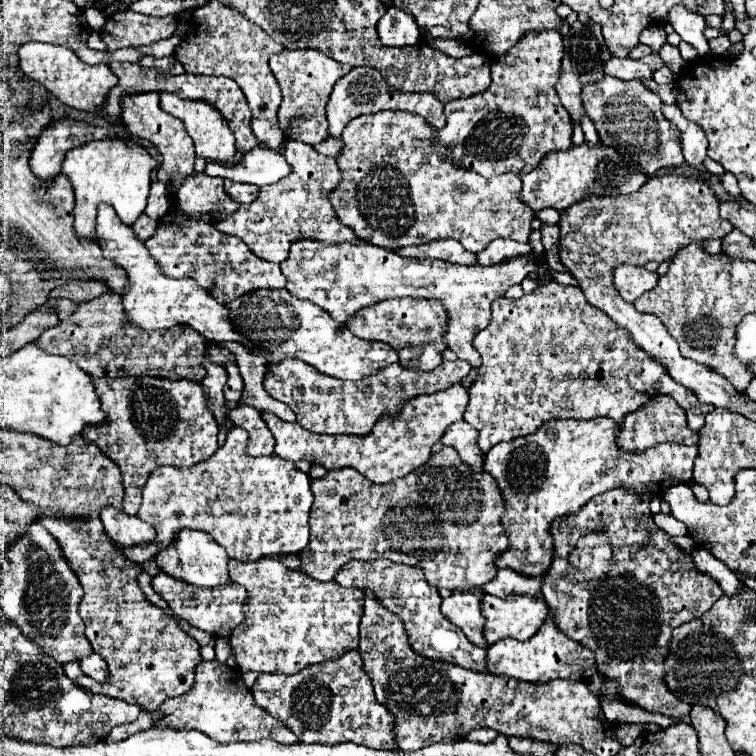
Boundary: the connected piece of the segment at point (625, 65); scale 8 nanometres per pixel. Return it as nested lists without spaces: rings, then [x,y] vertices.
[[[611,57],[605,65],[603,65],[603,73],[623,79],[623,81],[631,81],[631,79],[651,79],[651,69],[637,59],[631,57]]]

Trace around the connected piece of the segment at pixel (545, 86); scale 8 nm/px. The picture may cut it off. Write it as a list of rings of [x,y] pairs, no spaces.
[[[543,31],[543,33],[527,33],[515,43],[503,57],[493,59],[493,81],[487,91],[479,95],[471,95],[467,99],[455,99],[447,103],[445,115],[447,125],[435,133],[435,141],[447,145],[451,155],[459,167],[473,169],[481,177],[495,177],[501,173],[515,173],[523,175],[533,171],[539,161],[549,151],[561,151],[571,147],[571,119],[567,109],[561,105],[559,95],[555,91],[555,83],[559,79],[559,61],[563,57],[563,43],[557,31]]]

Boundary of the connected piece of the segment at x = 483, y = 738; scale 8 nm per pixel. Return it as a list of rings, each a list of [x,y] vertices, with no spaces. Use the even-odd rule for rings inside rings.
[[[475,729],[465,739],[479,741],[479,743],[491,743],[491,741],[495,741],[495,737],[497,737],[497,733],[493,729]]]

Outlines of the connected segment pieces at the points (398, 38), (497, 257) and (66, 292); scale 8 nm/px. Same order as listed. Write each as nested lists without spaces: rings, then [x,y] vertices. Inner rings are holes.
[[[397,7],[387,9],[377,23],[377,31],[381,43],[389,47],[405,47],[419,41],[419,27],[415,25],[415,19]]]
[[[495,239],[481,253],[477,253],[477,263],[479,265],[495,265],[495,263],[501,263],[505,259],[525,255],[525,253],[531,253],[529,243],[515,243],[511,239]]]
[[[73,281],[73,283],[67,283],[67,285],[51,291],[51,297],[69,299],[73,303],[83,303],[83,301],[101,297],[107,291],[109,291],[109,287],[103,285],[101,281]]]

